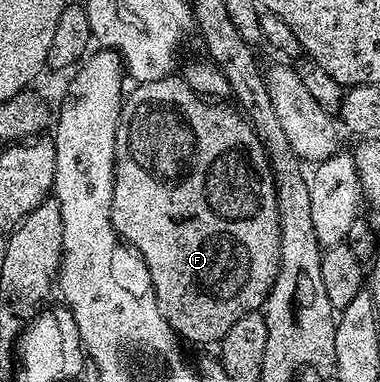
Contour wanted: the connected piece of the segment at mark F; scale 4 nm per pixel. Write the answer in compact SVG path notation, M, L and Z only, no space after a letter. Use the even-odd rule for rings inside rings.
M175 75L164 76L160 80L155 80L150 85L152 96L132 96L129 95L126 100L126 107L120 116L120 129L116 135L116 177L114 178L114 198L112 199L112 224L116 228L116 234L121 240L127 242L138 253L141 260L148 267L148 273L152 279L152 293L156 296L158 302L158 310L162 314L162 318L166 318L166 322L176 331L176 335L181 341L192 344L212 344L223 340L224 336L230 330L230 326L234 326L234 322L238 322L238 318L242 318L242 314L250 314L257 310L263 309L264 302L267 300L270 290L276 281L276 275L280 269L280 215L278 214L278 202L276 201L276 179L272 176L272 166L268 162L268 153L264 150L264 144L256 137L256 131L247 119L235 107L223 108L223 103L213 102L211 99L205 98L200 93L184 81L183 78L177 78Z

